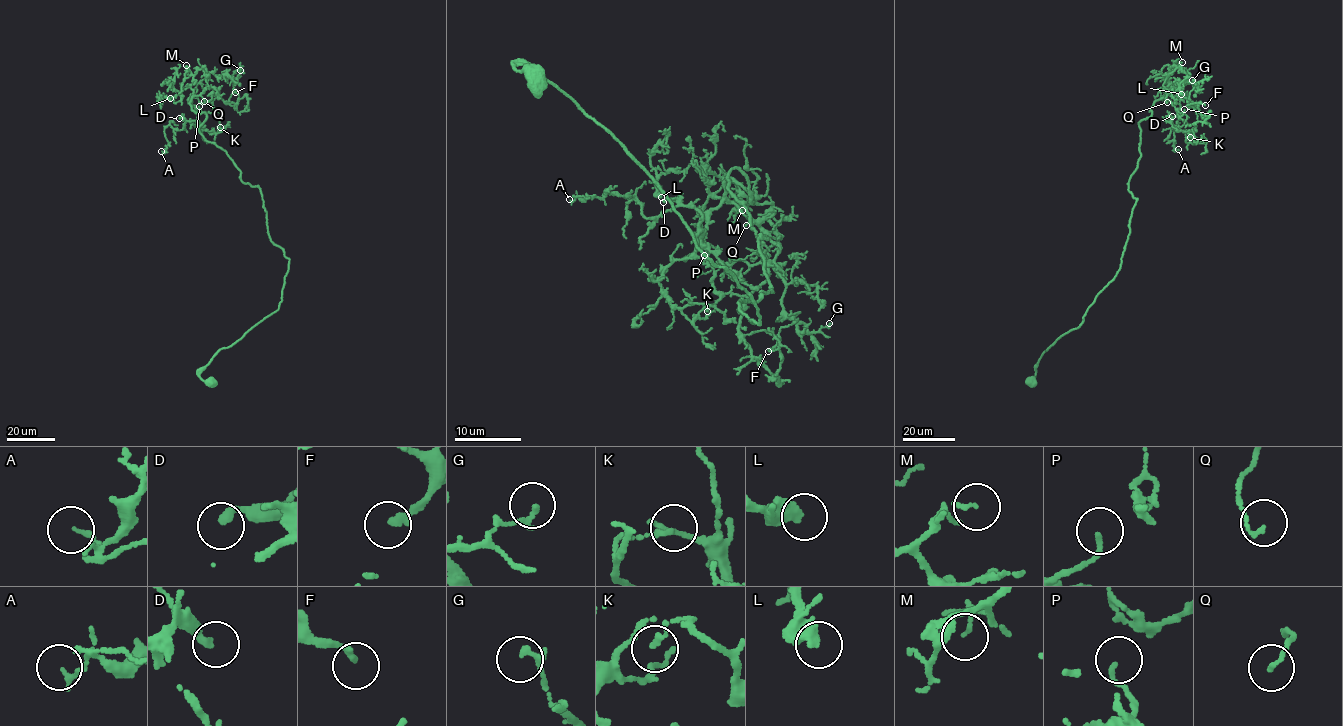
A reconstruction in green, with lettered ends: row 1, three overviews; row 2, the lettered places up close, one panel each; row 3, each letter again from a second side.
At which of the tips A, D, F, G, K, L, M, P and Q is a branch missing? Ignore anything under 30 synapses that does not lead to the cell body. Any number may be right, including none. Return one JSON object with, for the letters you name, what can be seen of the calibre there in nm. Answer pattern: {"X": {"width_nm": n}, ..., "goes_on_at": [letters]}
{"D": {"width_nm": 240}, "goes_on_at": ["D"]}

